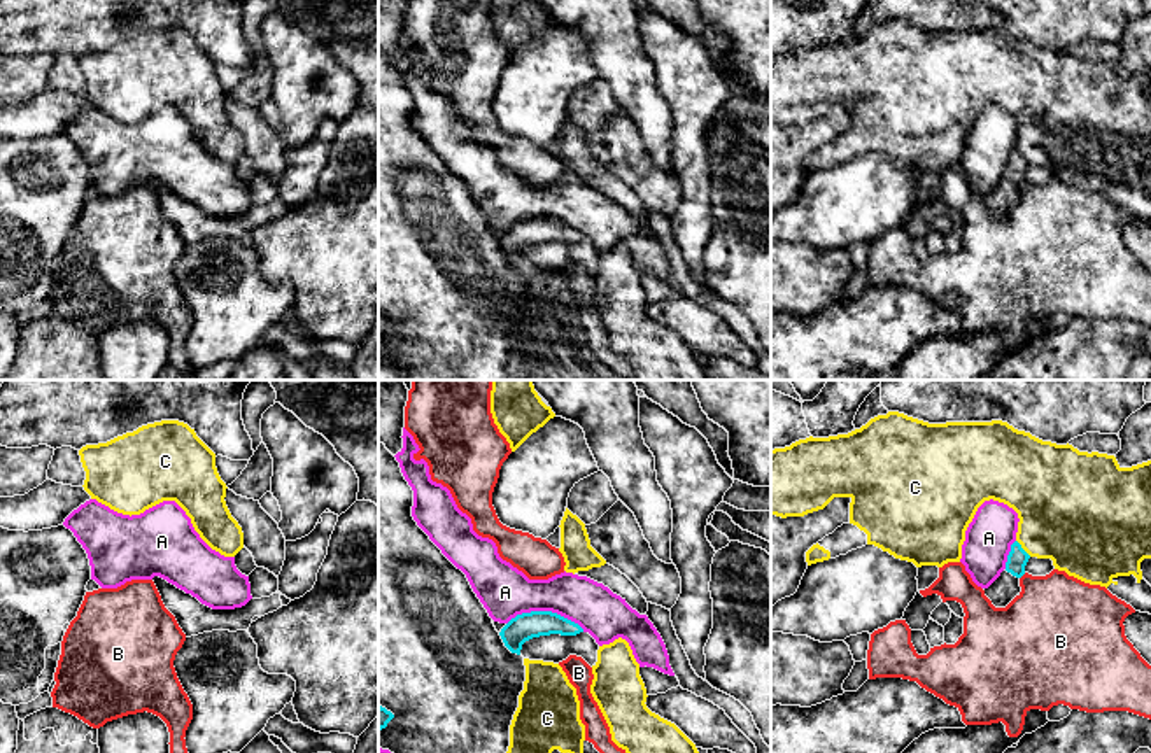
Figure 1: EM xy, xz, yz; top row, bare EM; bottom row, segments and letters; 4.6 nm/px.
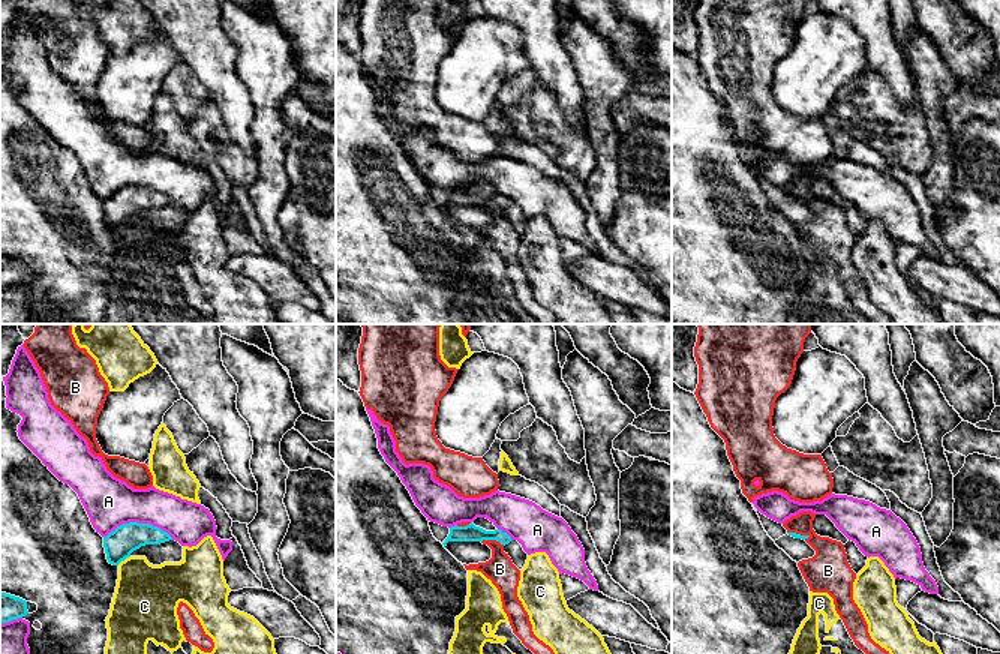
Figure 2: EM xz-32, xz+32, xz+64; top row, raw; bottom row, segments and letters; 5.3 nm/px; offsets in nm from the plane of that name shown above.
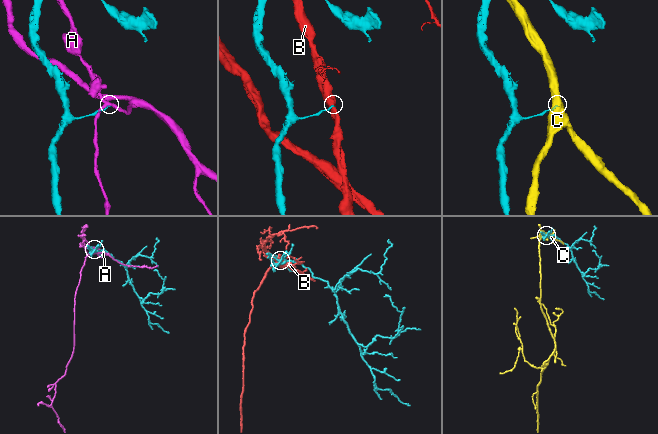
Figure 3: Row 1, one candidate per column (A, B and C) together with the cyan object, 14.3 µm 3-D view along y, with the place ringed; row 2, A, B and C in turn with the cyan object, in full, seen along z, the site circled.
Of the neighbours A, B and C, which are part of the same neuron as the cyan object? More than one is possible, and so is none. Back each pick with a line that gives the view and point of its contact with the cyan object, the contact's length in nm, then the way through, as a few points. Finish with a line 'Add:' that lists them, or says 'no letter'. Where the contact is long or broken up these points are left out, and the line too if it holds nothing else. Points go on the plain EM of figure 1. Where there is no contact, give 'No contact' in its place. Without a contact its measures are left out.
Add: no letter

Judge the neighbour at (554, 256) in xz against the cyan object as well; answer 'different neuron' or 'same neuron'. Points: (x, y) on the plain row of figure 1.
different neuron

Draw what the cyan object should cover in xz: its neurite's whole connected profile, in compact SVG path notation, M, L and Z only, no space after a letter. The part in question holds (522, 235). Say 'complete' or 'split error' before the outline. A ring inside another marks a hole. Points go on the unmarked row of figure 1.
complete; M531 219L522 221L512 226L499 240L505 254L520 263L522 252L533 245L561 242L561 243L576 243L583 236L552 219Z

